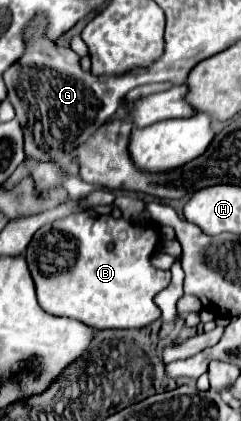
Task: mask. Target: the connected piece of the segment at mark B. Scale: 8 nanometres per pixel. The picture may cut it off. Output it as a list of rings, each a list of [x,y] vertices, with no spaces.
[[[83,210],[69,214],[57,222],[41,226],[27,246],[27,264],[37,288],[39,306],[53,316],[75,318],[95,330],[105,328],[143,328],[161,316],[153,298],[169,284],[171,272],[151,266],[149,258],[159,244],[159,230],[153,224],[139,228],[129,220],[115,220],[109,214]]]

